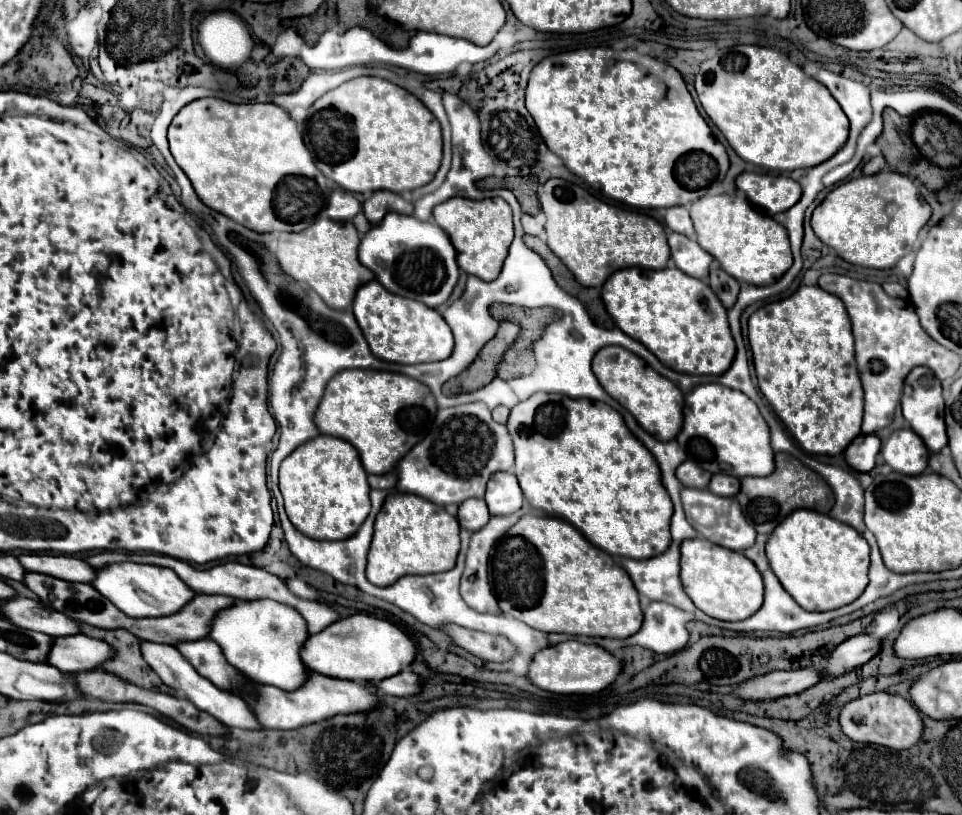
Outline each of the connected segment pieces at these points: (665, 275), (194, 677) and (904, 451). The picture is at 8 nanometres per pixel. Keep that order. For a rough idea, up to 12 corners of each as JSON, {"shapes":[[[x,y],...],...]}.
{"shapes":[[[676,267],[620,269],[608,315],[666,367],[736,355],[714,291]],[[142,643],[158,677],[226,727],[262,729],[240,697],[202,677],[172,645]],[[912,429],[894,431],[882,459],[894,471],[918,475],[930,451]]]}

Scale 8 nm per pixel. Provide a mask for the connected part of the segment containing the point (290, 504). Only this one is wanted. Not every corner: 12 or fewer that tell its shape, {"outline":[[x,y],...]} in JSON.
{"outline":[[318,435],[280,467],[288,519],[352,537],[370,513],[358,451]]}

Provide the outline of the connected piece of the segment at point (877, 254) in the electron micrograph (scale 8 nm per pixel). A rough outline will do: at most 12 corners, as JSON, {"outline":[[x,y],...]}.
{"outline":[[880,171],[832,189],[812,229],[848,263],[892,269],[930,205]]}

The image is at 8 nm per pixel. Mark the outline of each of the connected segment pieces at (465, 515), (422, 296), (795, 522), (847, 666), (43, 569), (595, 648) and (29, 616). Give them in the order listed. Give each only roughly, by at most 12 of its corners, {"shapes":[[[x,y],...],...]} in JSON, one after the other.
{"shapes":[[[468,499],[458,509],[460,527],[482,529],[490,513],[482,499]],[[388,213],[358,257],[390,293],[442,305],[460,277],[448,235]],[[812,509],[766,541],[774,575],[806,611],[868,585],[870,547]],[[856,635],[834,649],[822,677],[840,677],[870,661],[874,635]],[[20,555],[20,563],[72,583],[92,583],[96,569],[72,555]],[[600,645],[540,651],[530,681],[546,691],[598,693],[624,661]],[[16,597],[6,619],[52,637],[80,633],[80,623],[48,605]]]}

